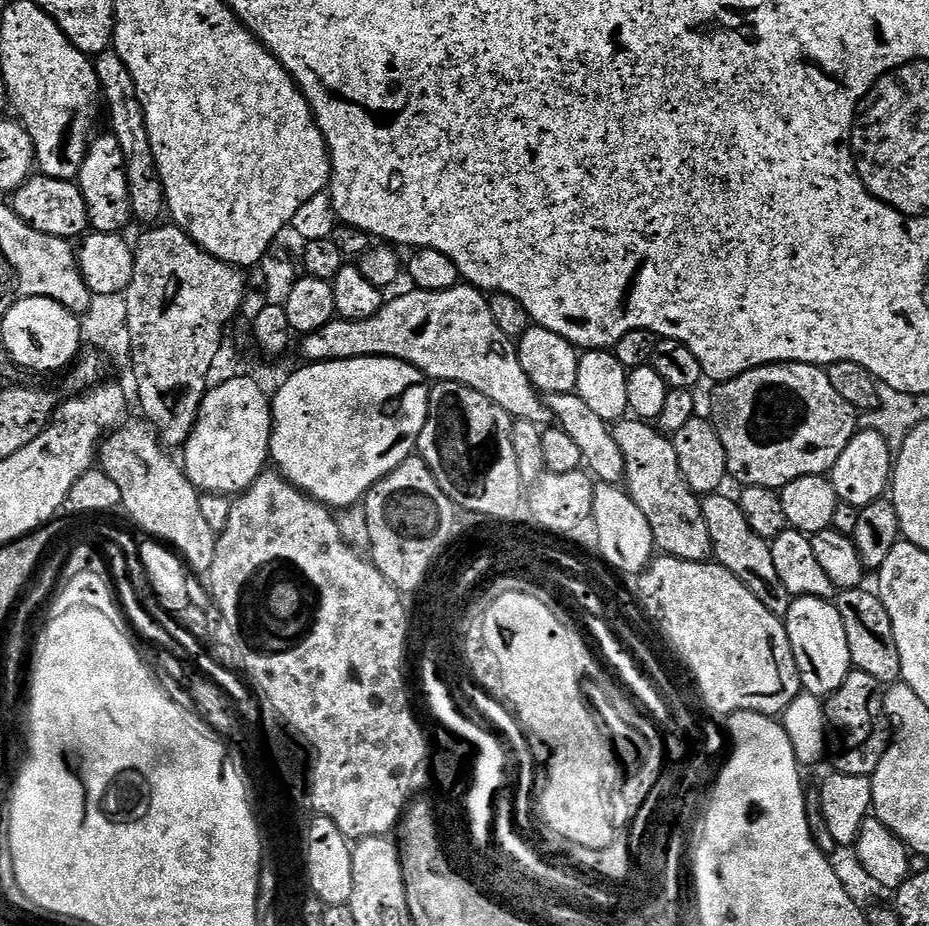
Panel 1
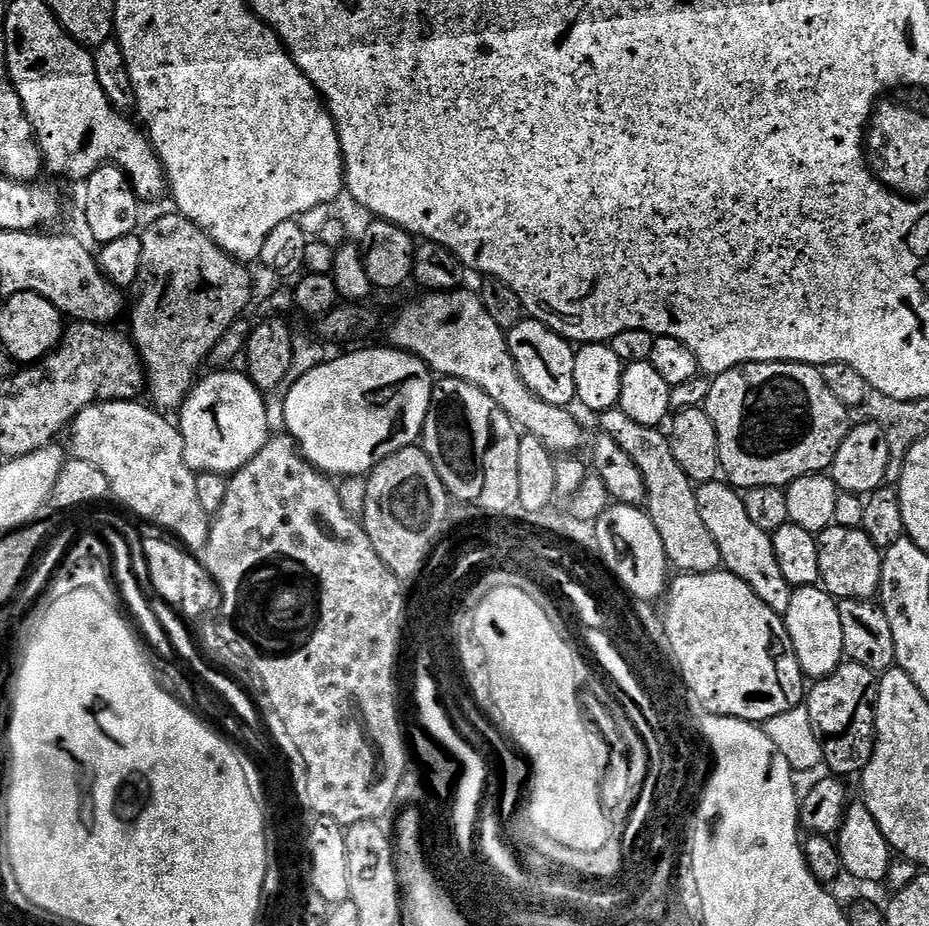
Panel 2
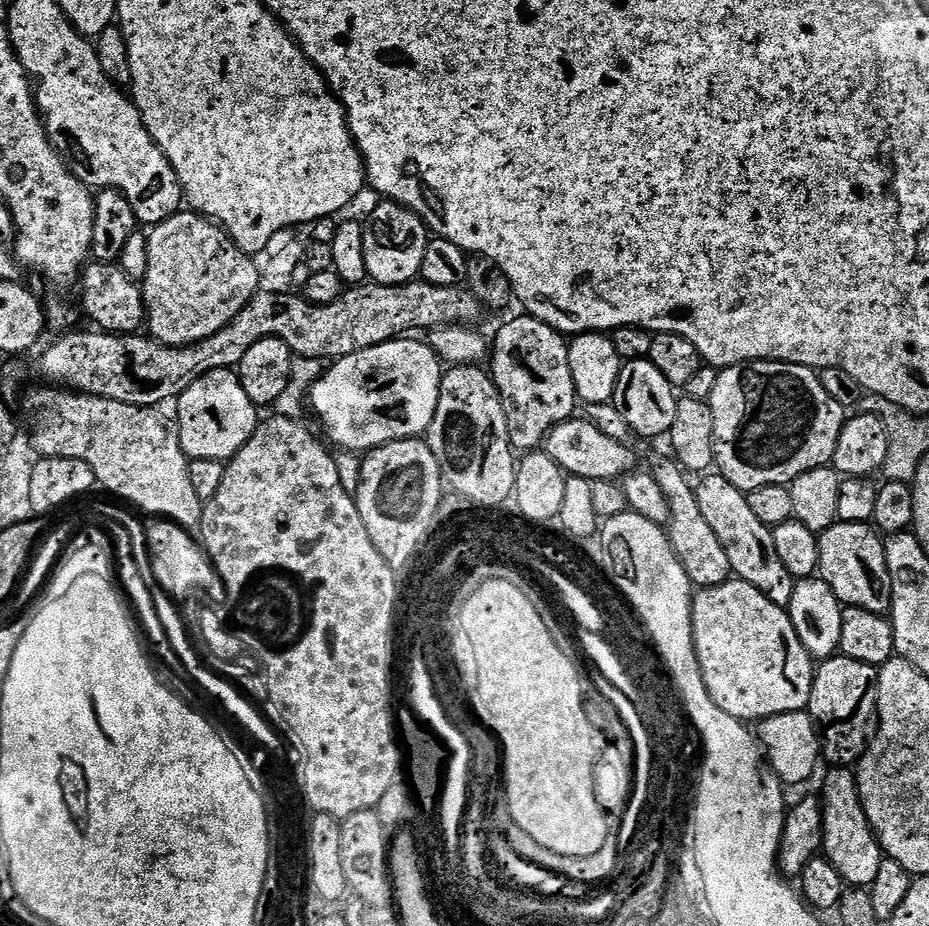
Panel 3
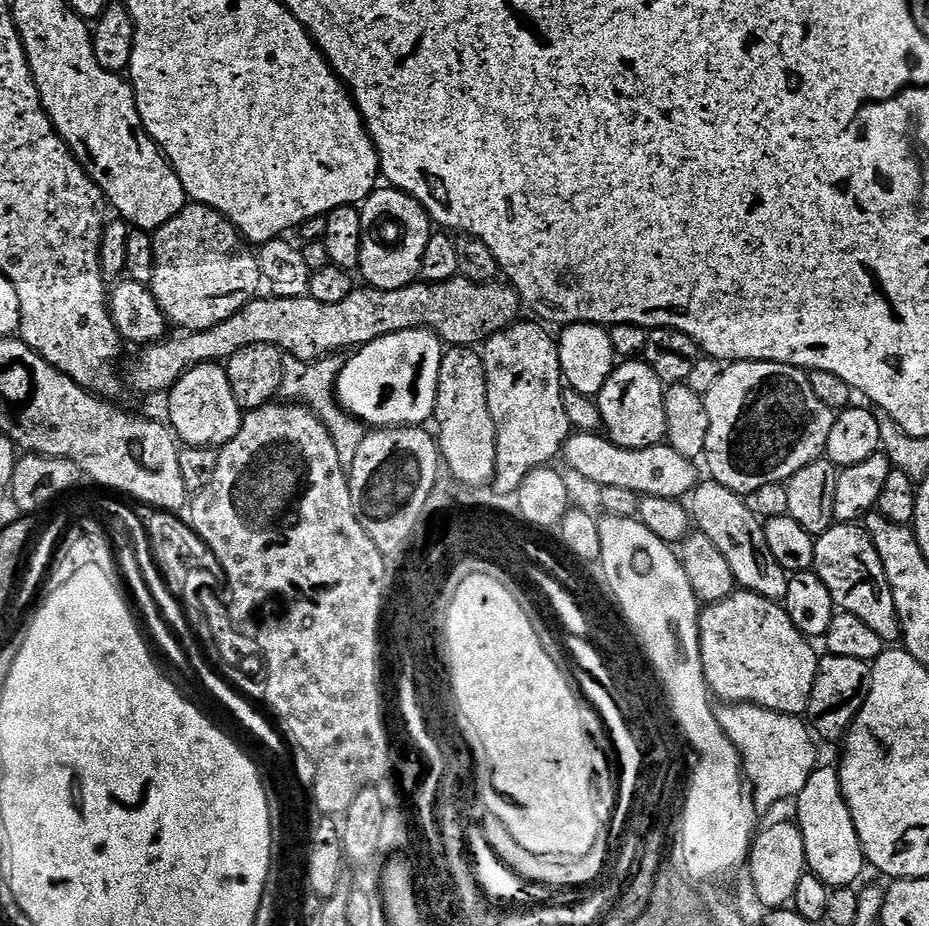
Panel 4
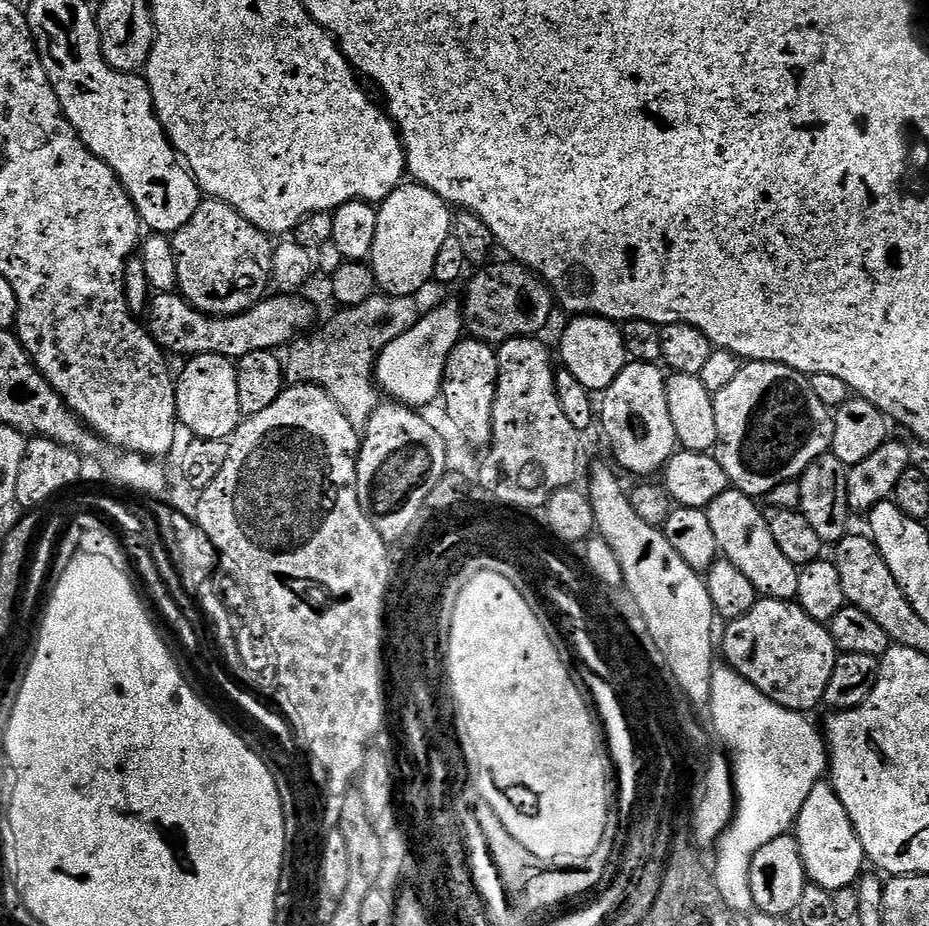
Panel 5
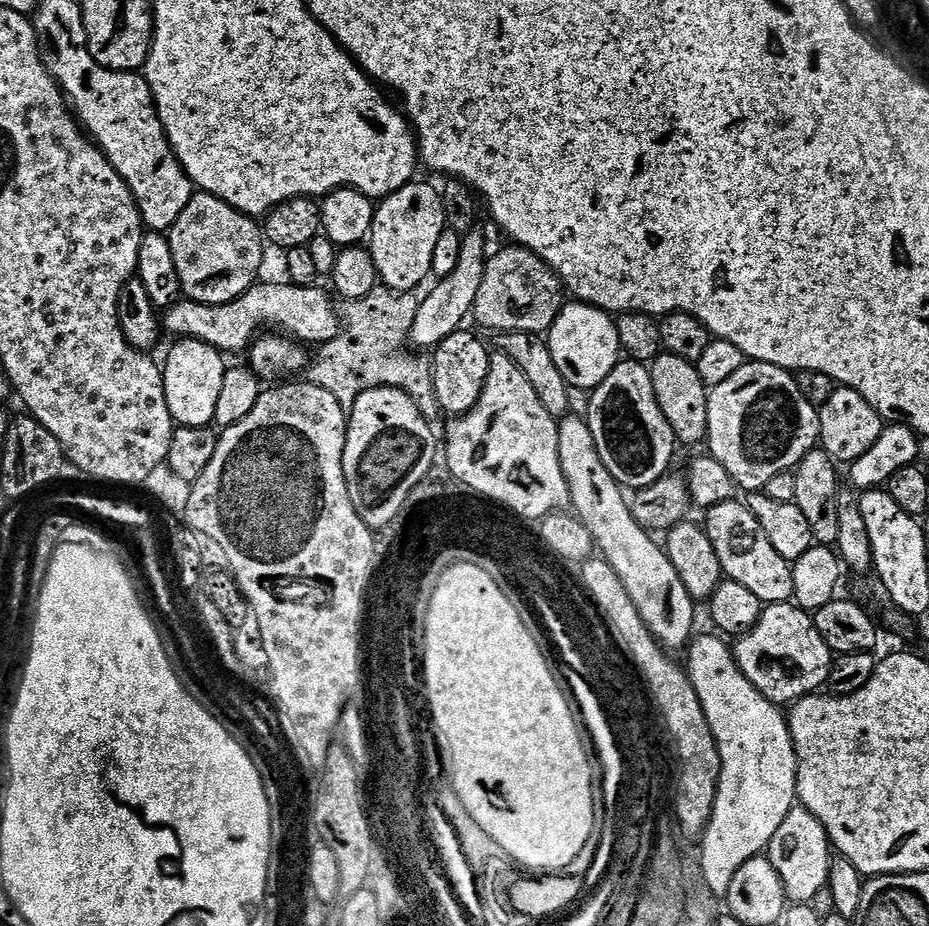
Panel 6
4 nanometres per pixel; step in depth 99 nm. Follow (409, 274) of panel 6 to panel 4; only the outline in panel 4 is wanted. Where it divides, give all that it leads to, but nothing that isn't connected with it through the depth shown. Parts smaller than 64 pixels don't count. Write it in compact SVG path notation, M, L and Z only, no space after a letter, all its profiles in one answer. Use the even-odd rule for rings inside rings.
M380 186L364 201L360 217L364 237L358 272L364 275L363 283L378 290L398 290L413 283L421 275L423 256L434 233L428 211L413 196L391 186Z

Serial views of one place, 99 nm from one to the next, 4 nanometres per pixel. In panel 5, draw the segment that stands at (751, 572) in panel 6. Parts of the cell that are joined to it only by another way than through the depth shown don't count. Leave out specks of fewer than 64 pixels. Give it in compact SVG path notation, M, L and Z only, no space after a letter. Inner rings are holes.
M726 490L713 497L706 509L710 530L723 559L735 566L756 588L768 598L788 600L795 595L797 569L778 550L768 530L765 513L756 509L757 501L745 492Z

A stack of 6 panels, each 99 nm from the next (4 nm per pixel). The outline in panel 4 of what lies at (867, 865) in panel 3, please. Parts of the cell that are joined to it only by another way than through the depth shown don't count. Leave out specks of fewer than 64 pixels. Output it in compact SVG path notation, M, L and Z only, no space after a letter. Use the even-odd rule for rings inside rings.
M817 767L810 774L806 786L795 797L795 823L800 825L804 838L804 849L808 859L807 871L818 877L829 889L846 888L855 885L855 880L866 869L864 847L858 838L850 806L842 794L840 773L835 767Z

